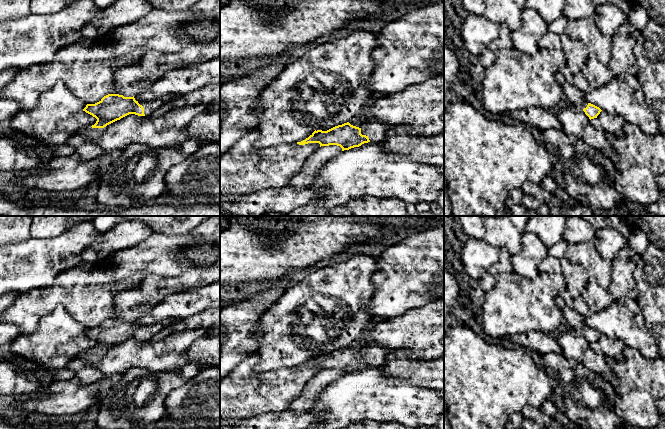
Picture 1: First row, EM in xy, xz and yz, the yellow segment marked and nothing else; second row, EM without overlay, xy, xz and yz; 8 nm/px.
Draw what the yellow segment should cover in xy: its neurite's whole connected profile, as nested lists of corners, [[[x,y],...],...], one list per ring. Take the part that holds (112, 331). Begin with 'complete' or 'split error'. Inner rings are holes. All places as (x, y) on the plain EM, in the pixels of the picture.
split error; [[[108,318],[95,328],[87,328],[83,335],[97,343],[96,347],[91,350],[92,352],[104,352],[129,338],[151,340],[165,326],[166,323],[138,326],[134,320],[124,321],[119,318]]]

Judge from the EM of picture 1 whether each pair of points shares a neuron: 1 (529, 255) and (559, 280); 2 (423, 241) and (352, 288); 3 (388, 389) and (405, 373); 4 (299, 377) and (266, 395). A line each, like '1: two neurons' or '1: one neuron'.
1: two neurons
2: two neurons
3: two neurons
4: one neuron

